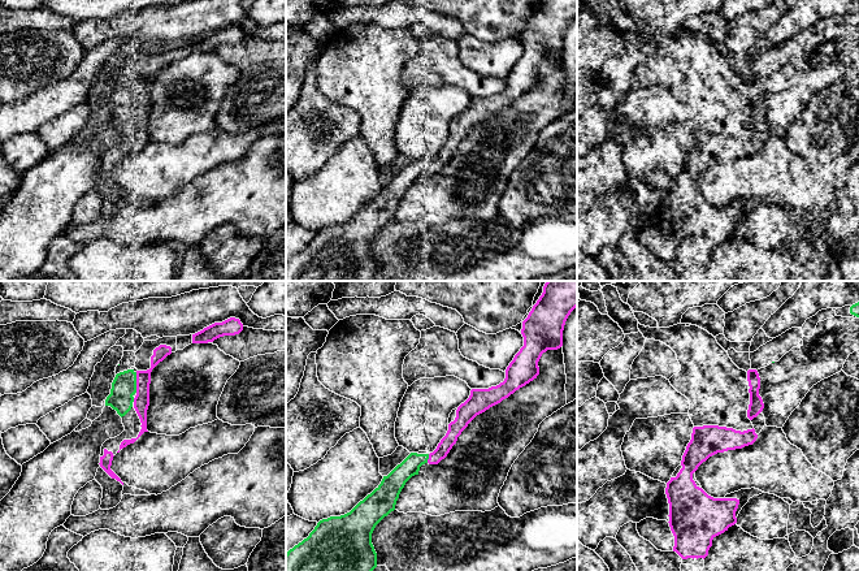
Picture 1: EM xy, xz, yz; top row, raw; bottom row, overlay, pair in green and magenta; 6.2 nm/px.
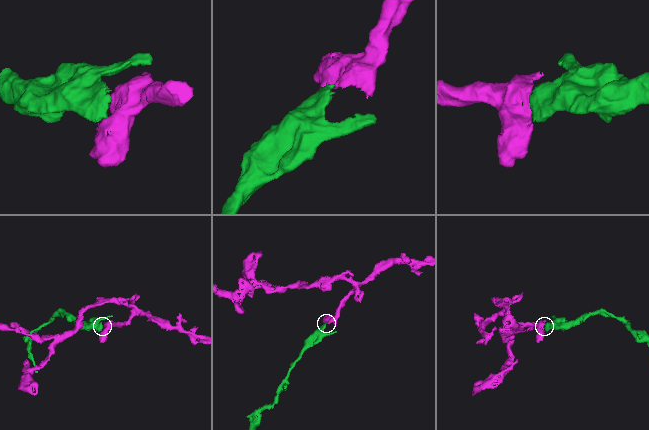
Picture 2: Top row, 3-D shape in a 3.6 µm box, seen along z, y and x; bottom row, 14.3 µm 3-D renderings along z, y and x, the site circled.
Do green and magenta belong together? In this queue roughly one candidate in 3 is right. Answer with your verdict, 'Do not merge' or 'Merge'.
Merge

